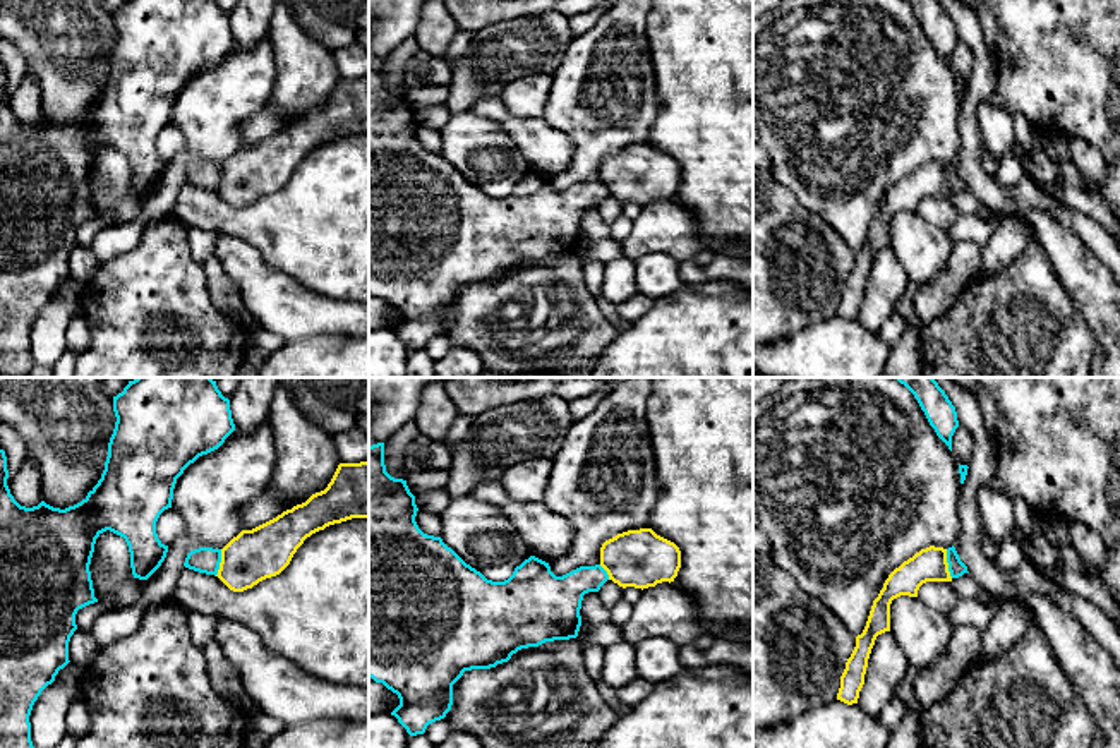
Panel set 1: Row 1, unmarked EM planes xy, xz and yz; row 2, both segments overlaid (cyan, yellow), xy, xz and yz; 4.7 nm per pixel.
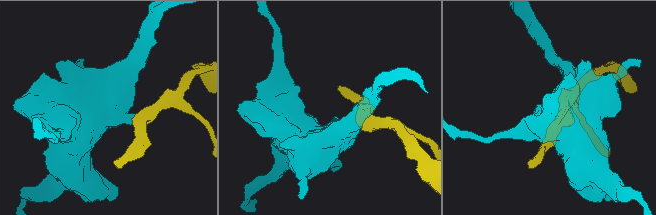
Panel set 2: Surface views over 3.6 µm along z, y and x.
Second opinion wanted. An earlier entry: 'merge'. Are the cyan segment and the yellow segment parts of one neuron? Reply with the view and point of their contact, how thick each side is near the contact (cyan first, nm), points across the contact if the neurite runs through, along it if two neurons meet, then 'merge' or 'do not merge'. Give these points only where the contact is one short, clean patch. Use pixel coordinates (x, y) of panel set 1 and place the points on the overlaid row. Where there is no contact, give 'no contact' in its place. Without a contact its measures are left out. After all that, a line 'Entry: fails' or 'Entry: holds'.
meets cyan in yz at (949, 563); 80 nm thick on the cyan side, 160 nm on the other; border along yz (945, 549), (952, 577); do not merge
Entry: fails

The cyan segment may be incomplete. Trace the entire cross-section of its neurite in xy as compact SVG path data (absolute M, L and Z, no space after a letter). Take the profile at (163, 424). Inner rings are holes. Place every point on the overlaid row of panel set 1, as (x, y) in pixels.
M135 377L113 396L113 412L117 422L101 479L81 503L65 510L45 501L33 508L21 506L7 486L7 456L0 449L0 748L34 748L29 722L33 705L70 662L69 642L77 630L77 611L98 602L89 571L96 539L106 530L123 537L134 578L148 580L168 552L168 546L158 539L156 522L172 508L177 479L199 456L218 449L235 431L230 400L211 377Z

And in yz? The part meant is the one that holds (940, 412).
M894 377L918 400L936 436L952 451L952 436L959 427L957 412L945 391L933 377Z

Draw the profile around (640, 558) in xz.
M652 528L628 530L602 544L600 566L619 587L643 590L674 582L681 568L681 551Z

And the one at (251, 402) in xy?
M240 377L230 398L235 431L250 434L269 420L269 408L280 377Z

